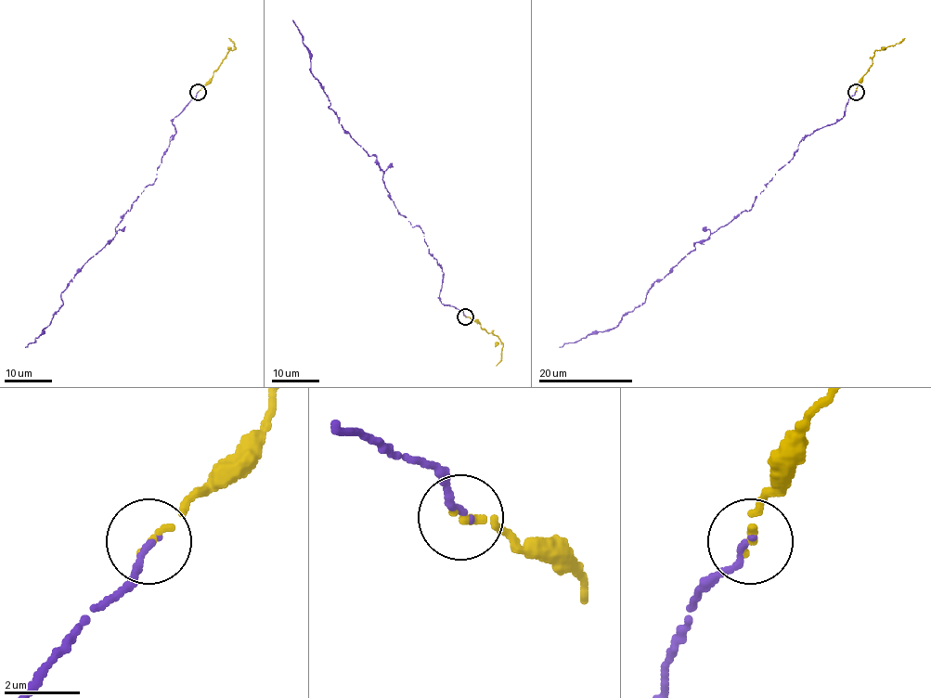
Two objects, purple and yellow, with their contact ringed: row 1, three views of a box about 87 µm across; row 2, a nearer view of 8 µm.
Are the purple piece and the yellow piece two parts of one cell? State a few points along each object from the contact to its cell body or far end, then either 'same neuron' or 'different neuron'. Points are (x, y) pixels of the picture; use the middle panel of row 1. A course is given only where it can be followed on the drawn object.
course purple (466, 316), (441, 303), (444, 273), (423, 232), (397, 211), (376, 158), (328, 107), (292, 19); course yellow (465, 316), (470, 316), (488, 333), (497, 337), (502, 345), (501, 360), (496, 365); same neuron

